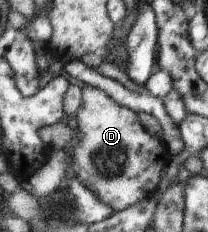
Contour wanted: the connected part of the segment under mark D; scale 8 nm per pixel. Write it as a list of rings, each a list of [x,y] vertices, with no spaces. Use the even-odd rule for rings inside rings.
[[[82,85],[82,88],[83,103],[76,115],[82,137],[73,151],[72,172],[102,203],[110,205],[114,212],[124,211],[154,196],[174,154],[170,154],[162,138],[146,131],[132,109],[116,103],[102,89],[90,85]]]

